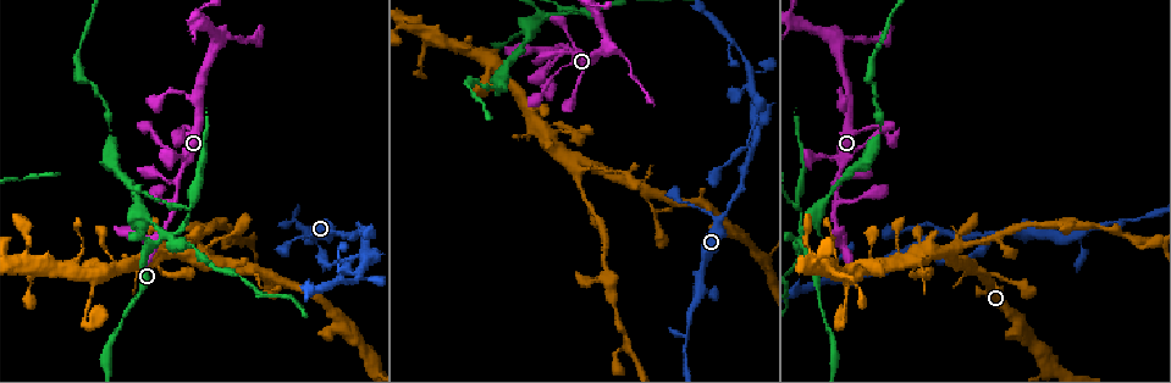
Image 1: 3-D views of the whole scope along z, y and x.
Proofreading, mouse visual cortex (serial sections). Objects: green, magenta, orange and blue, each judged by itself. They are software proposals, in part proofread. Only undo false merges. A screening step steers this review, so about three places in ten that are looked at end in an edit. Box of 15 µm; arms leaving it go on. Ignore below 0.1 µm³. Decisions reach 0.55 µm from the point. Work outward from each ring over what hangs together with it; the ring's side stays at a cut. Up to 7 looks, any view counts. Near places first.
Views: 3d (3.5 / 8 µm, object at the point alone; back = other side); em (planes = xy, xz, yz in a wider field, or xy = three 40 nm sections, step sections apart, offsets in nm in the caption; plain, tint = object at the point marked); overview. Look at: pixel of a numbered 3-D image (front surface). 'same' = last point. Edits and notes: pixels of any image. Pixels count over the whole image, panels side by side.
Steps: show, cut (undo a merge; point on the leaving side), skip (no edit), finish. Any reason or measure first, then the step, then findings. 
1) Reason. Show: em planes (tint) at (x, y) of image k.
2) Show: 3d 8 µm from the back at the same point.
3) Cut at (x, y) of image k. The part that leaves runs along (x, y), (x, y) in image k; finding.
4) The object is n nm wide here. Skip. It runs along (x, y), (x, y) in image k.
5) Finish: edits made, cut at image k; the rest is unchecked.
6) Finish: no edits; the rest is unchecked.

Two arms in line, one across. Show: 3d 8 µm from the back at (363, 243) of image 1.

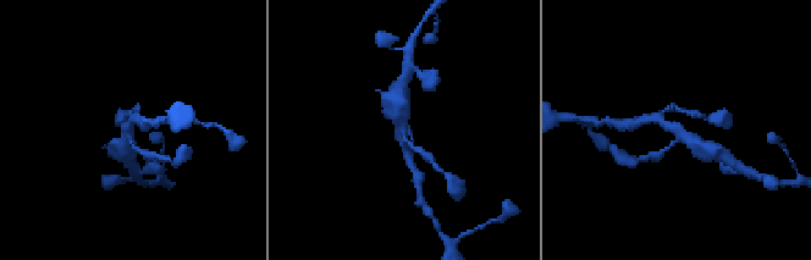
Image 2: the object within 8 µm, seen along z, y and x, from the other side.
3 arms meet here; the arms are 100, 250, 450 nm wide. Show: em xy step 5 (tint) at (125, 135) of image 2.

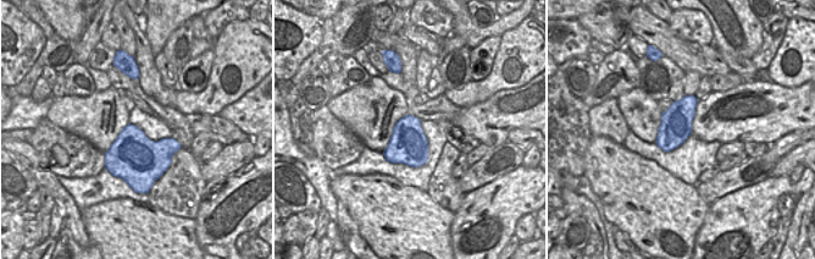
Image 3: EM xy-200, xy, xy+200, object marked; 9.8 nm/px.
Skip. All the same cell.

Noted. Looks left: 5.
Two arms in line, one across. Show: 3d 3.5 µm at (836, 201) of image 1.

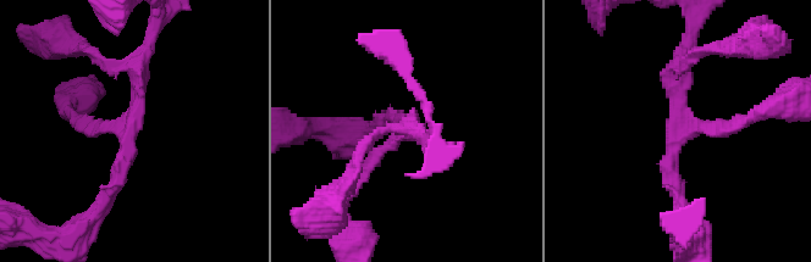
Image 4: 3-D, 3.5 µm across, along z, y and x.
3 arms meet here; the arms are 150, 200, 250 nm wide. Show: em xy step 3 (tint) at (131, 134) of image 4.

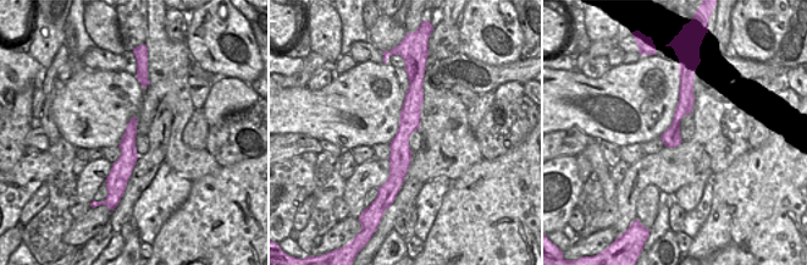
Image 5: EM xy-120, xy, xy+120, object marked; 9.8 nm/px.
Skip. It runs along (144, 53), (125, 161), (103, 202) in image 4; all the same cell.

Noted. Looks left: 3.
Show: 3d 3.5 µm at (802, 233) of image 1.

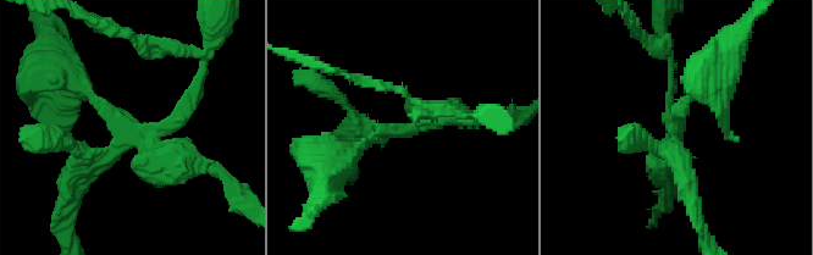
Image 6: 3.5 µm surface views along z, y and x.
Need the tissue. Show: em planes (tint) at (122, 144) of image 6.

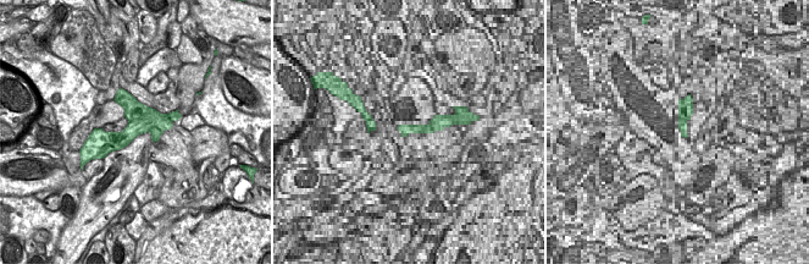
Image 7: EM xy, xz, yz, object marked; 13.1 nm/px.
Cut at (159, 172) of image 6. The part that leaves runs along (121, 134), (121, 122), (49, 51) in image 6; a second cell is stuck on.

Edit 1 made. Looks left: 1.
Finish: edits made, cut at image 6; the rest is unchecked.

